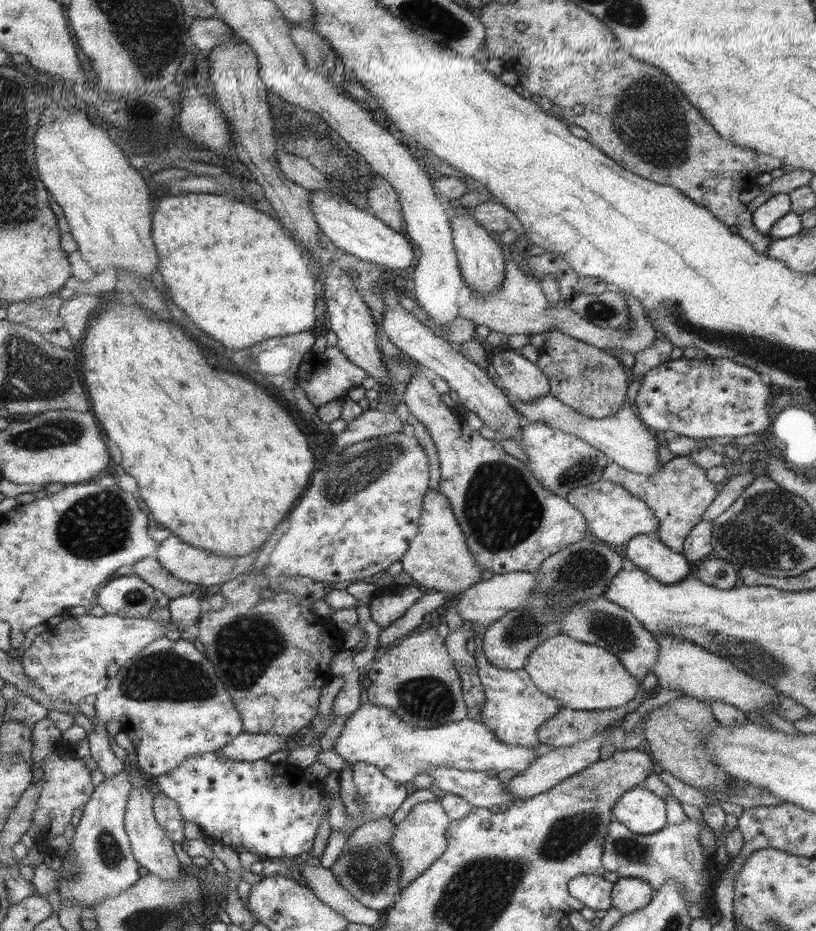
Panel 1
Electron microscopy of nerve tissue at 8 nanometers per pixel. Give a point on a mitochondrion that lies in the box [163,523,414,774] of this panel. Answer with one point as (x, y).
(244, 646)

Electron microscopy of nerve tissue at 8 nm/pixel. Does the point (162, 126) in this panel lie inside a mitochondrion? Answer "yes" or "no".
yes

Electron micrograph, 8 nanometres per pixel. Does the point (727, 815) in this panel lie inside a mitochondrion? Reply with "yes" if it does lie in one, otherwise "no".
no

